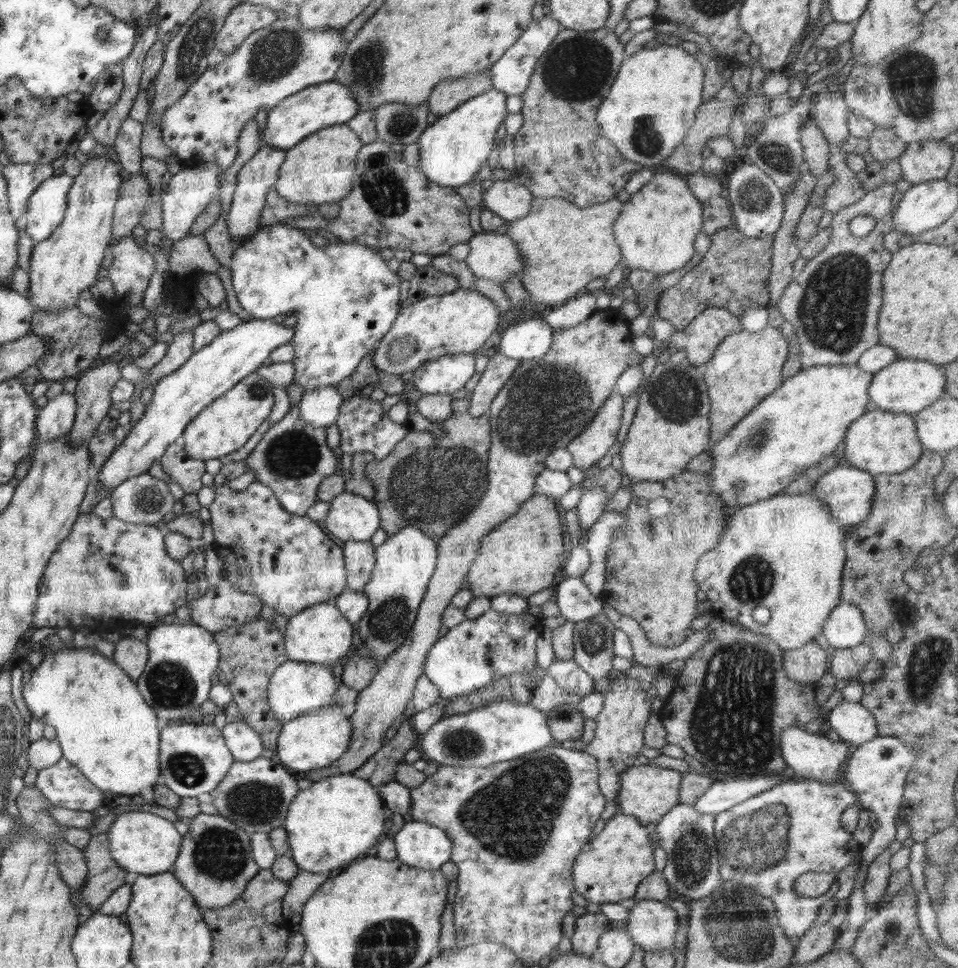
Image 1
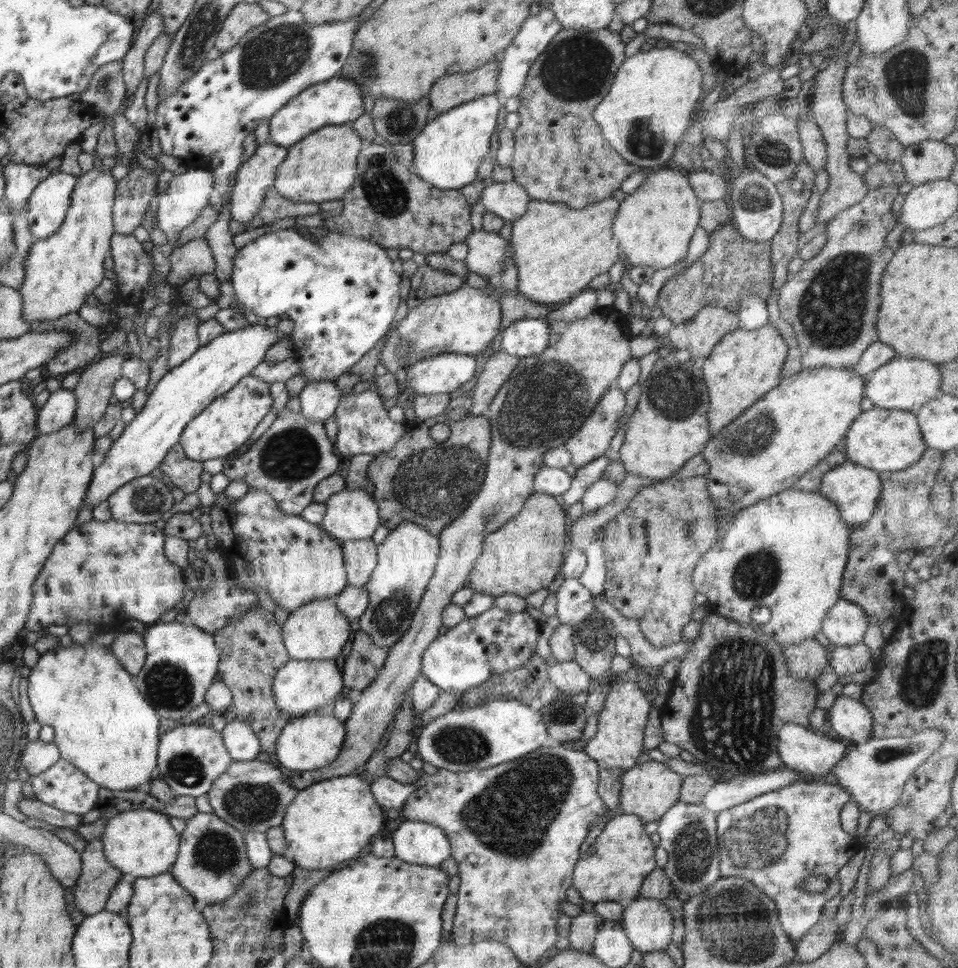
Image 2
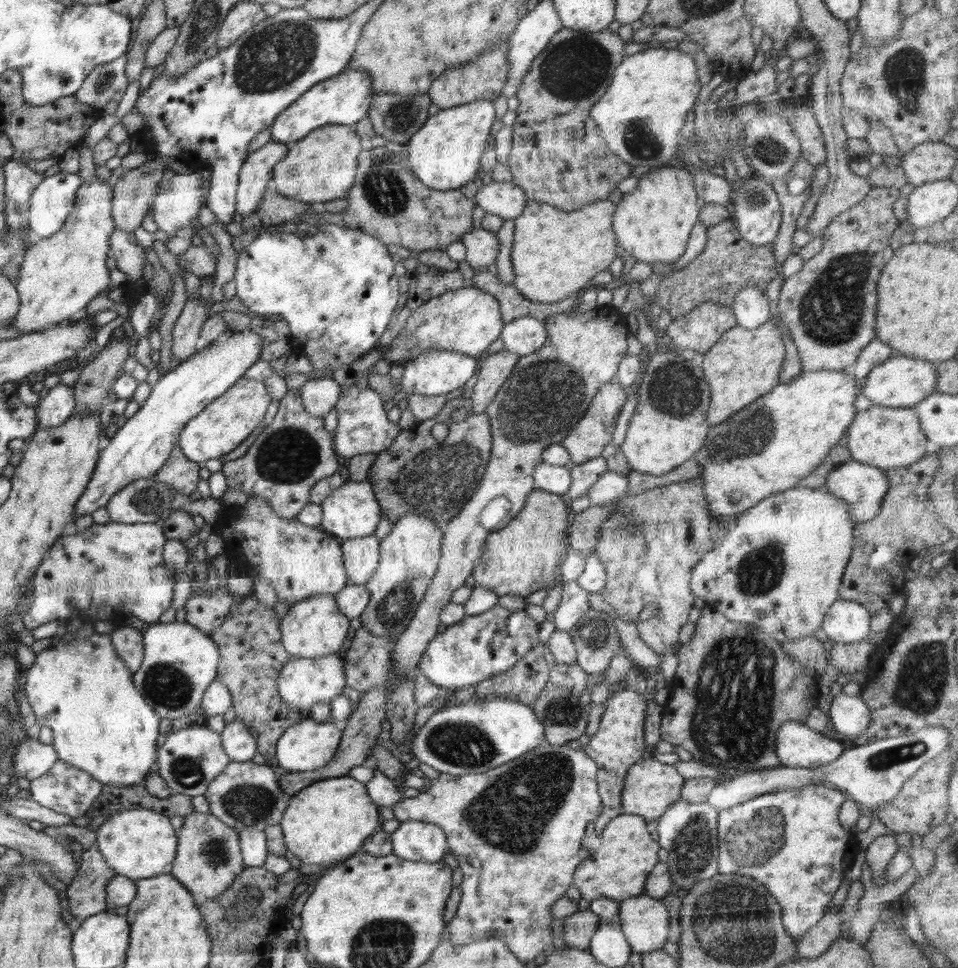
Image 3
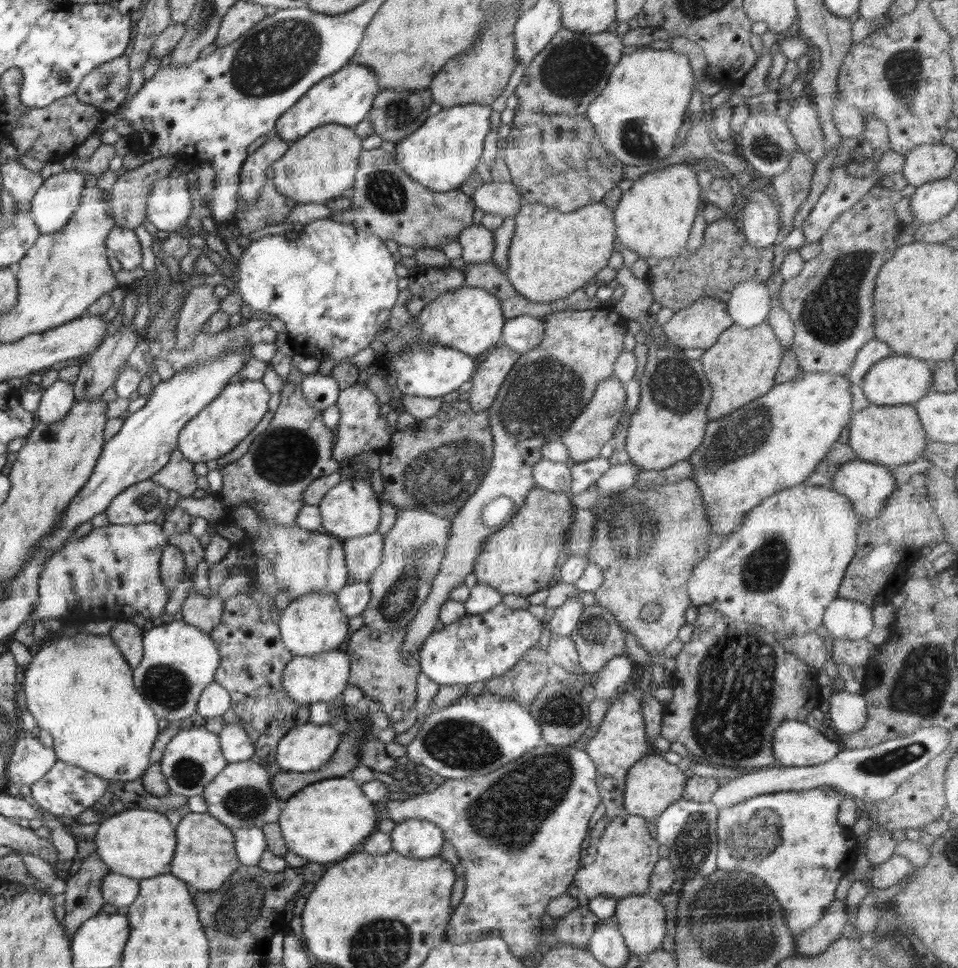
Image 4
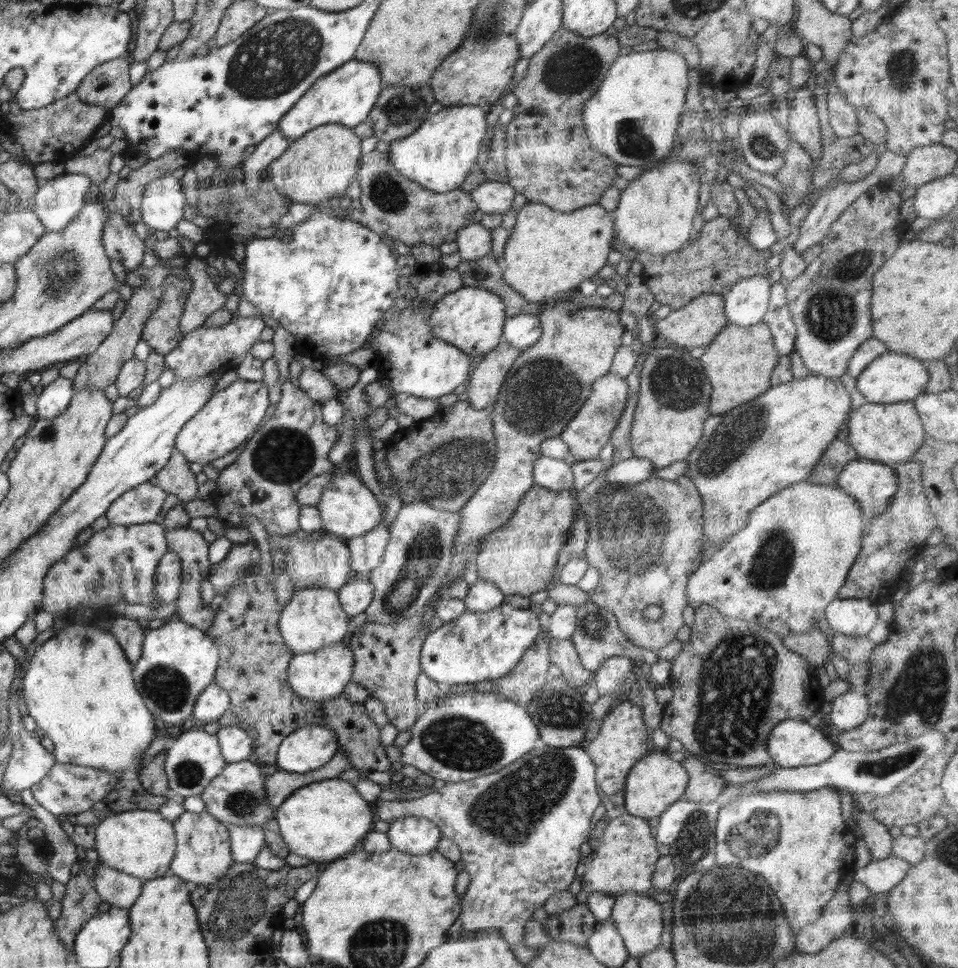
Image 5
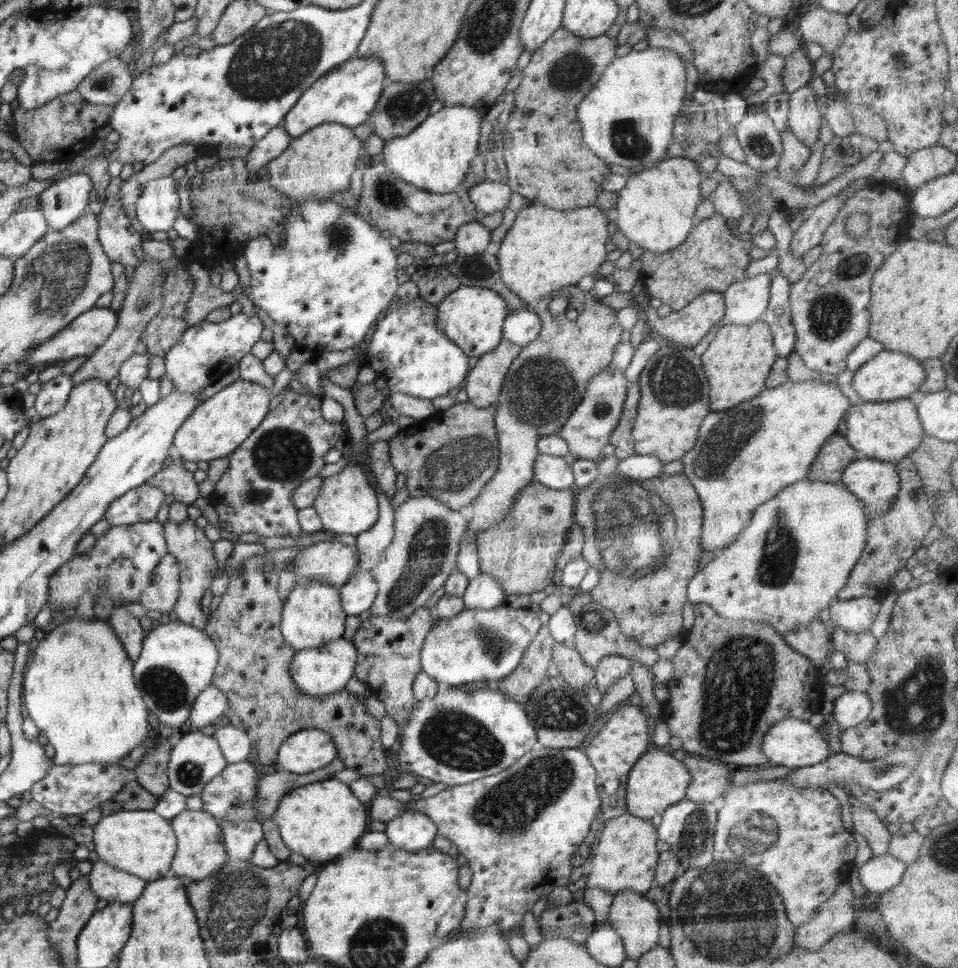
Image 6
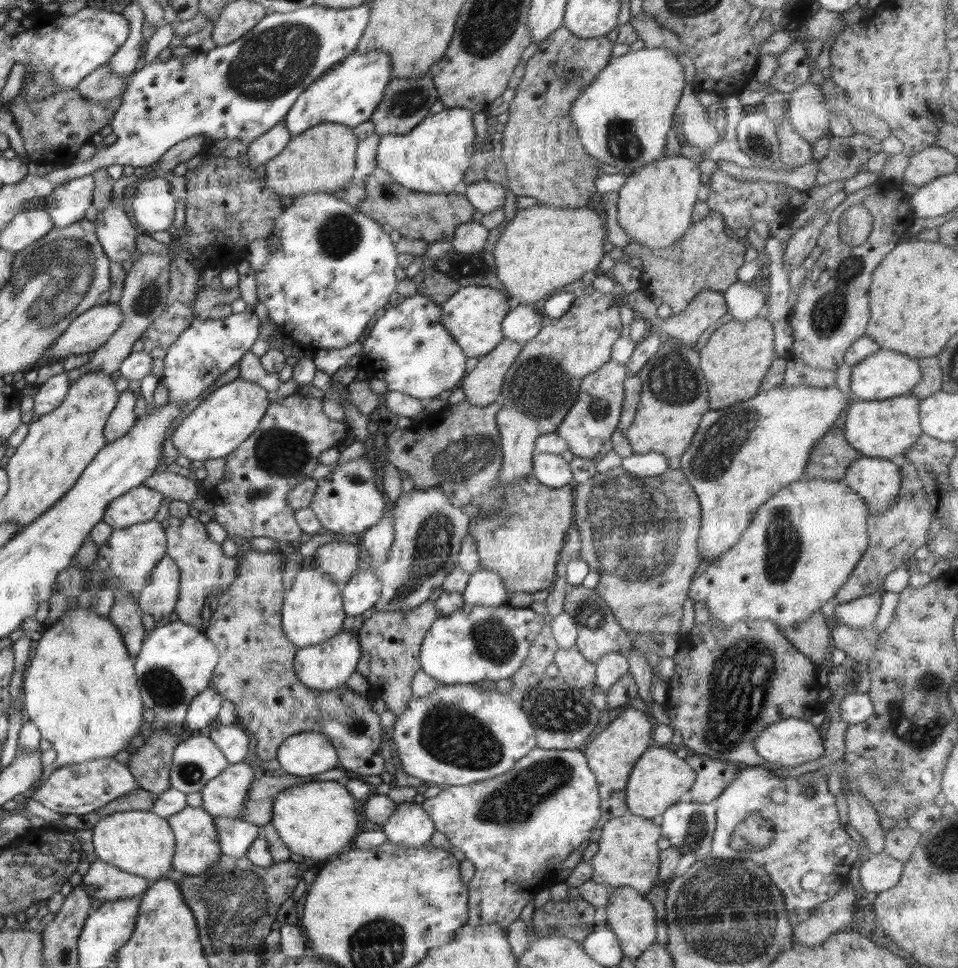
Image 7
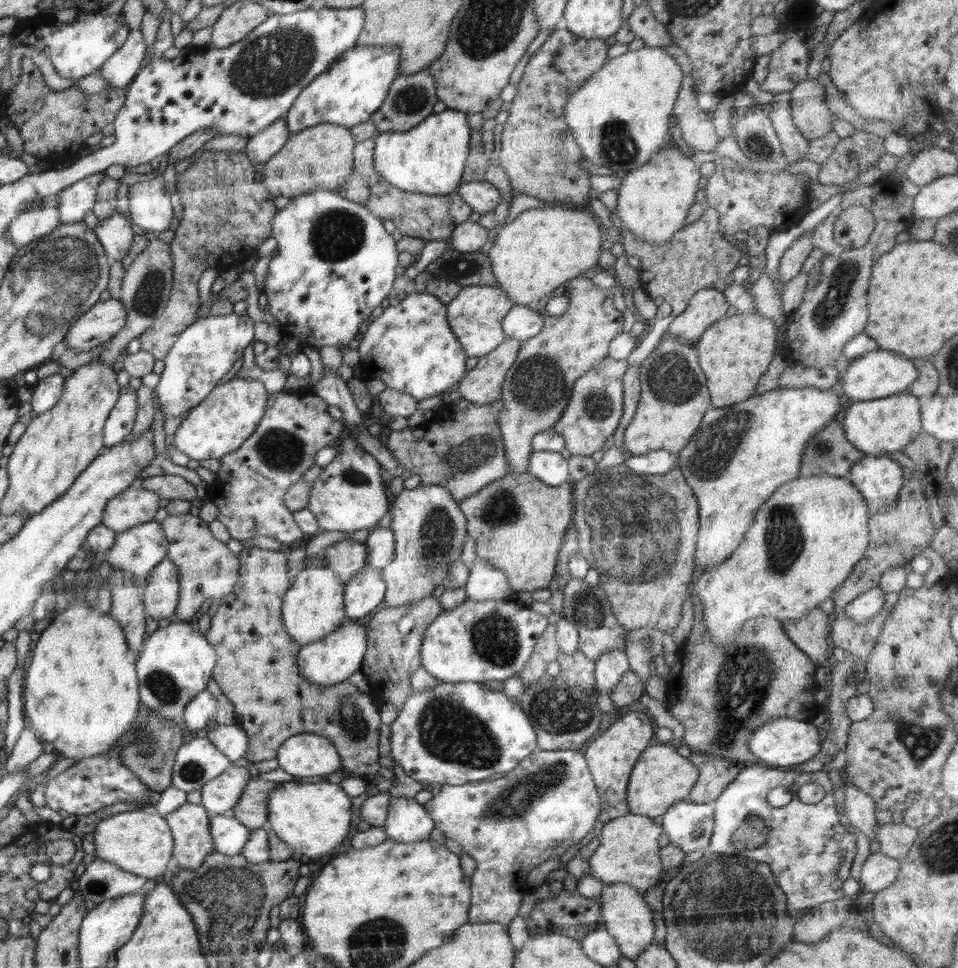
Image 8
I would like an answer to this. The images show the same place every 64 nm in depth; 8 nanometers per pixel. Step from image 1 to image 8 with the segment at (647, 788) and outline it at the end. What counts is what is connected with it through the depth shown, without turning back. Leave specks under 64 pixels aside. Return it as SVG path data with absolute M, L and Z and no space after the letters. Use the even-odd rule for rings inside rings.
M664 743L650 745L639 756L627 784L627 805L630 813L648 816L652 820L663 816L670 806L687 798L698 777L698 767L688 758L682 757L674 747Z

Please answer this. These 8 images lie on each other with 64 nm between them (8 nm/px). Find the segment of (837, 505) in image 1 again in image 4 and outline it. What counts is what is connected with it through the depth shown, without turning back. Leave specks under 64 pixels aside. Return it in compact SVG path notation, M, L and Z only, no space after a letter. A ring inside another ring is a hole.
M856 458L844 464L834 475L830 486L846 496L861 521L876 518L884 510L895 478L890 468Z

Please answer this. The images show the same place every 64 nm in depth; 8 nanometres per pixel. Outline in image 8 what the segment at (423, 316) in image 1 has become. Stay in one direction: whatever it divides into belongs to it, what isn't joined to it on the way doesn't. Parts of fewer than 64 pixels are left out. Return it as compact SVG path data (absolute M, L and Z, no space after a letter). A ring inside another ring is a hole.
M498 285L461 287L458 296L447 304L446 318L467 358L486 356L507 339L502 328L503 318L514 305Z

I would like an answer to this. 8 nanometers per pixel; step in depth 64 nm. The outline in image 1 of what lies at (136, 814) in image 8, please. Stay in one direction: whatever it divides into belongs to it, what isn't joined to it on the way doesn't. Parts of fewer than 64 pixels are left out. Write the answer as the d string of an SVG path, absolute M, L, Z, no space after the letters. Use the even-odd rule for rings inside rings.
M152 812L120 814L107 833L110 837L113 859L128 870L132 878L138 875L158 875L170 870L179 855L183 838L170 820Z

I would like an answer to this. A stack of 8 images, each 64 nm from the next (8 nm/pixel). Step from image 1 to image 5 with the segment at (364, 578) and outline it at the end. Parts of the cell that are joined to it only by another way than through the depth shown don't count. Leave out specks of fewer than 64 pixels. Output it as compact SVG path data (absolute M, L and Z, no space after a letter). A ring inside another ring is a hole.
M382 520L370 532L349 539L347 547L351 554L352 577L369 577L382 562L389 540L390 529Z

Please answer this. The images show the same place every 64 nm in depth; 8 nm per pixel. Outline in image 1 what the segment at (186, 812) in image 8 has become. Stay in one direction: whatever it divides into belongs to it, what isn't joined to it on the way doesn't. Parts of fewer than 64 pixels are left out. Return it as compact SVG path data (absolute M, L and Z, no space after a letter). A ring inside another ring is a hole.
M198 814L189 820L190 828L188 834L183 836L179 855L173 864L172 875L178 879L180 884L194 897L198 907L222 908L234 902L245 890L246 885L258 872L260 867L254 862L251 855L252 845L250 836L238 829L234 823L218 814Z

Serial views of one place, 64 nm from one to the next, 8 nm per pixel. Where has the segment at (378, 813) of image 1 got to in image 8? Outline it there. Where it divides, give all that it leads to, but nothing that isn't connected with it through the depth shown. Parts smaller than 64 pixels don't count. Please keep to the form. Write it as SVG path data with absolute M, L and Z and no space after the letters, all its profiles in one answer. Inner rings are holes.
M285 781L269 792L267 806L267 829L272 830L294 852L310 858L321 857L339 848L352 830L352 801L338 783Z

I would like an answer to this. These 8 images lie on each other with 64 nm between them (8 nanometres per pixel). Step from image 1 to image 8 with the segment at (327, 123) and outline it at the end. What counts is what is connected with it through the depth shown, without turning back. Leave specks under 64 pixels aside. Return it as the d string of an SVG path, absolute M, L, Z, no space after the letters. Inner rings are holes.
M394 45L351 46L328 70L305 86L286 112L290 135L317 124L332 123L348 128L366 122L382 106L393 80L397 78L401 50Z

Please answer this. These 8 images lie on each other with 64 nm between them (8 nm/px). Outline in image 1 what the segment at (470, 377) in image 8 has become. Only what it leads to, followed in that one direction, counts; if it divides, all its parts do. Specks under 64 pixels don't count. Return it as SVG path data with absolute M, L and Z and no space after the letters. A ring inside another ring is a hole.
M500 352L490 354L490 361L486 370L482 372L480 382L476 384L474 392L471 393L468 406L468 414L474 418L487 414L491 403L500 392L510 376L521 364L520 361L512 358L506 358Z

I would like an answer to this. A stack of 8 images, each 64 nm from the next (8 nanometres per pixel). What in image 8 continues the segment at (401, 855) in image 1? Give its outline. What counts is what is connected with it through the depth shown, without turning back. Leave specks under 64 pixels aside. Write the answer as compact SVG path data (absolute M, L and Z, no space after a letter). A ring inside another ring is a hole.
M391 797L383 829L387 839L400 843L428 840L435 829L433 819L424 810L424 805L414 797Z

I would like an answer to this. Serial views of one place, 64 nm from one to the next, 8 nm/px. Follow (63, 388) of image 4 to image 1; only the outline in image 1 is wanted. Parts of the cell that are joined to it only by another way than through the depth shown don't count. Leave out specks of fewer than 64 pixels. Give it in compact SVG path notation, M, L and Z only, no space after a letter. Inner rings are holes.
M62 393L48 401L37 418L40 441L51 441L69 433L77 418L77 400L72 394Z

